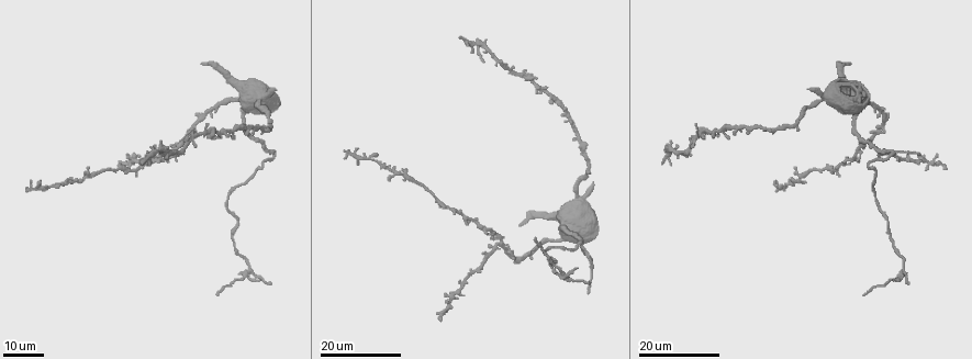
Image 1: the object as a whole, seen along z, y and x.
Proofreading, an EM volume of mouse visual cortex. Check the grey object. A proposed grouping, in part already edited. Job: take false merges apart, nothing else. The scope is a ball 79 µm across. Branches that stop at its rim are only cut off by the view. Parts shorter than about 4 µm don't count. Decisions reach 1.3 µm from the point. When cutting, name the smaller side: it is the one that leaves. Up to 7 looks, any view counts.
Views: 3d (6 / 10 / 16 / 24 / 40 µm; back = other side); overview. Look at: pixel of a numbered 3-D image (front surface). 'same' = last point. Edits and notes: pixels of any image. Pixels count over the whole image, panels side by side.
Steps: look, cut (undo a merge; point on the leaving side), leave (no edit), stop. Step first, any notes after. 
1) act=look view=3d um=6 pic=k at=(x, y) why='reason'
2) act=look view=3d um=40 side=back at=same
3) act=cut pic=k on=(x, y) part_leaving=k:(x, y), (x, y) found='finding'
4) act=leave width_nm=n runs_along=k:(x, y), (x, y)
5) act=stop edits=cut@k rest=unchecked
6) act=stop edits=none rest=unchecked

act=look view=3d um=16 pic=1 at=(263, 167)

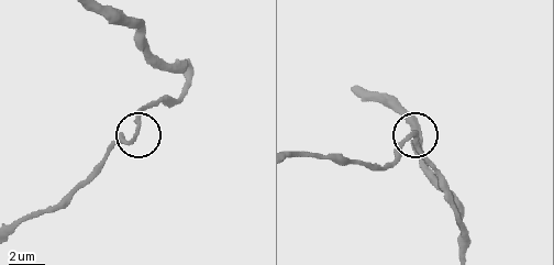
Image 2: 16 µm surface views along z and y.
act=look view=3d um=6 pic=2 at=(412, 133) why='closer look'

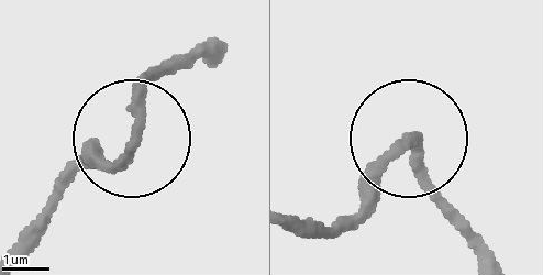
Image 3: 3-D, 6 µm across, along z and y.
act=look view=3d um=6 side=back pic=3 at=(128, 145) why='from behind'

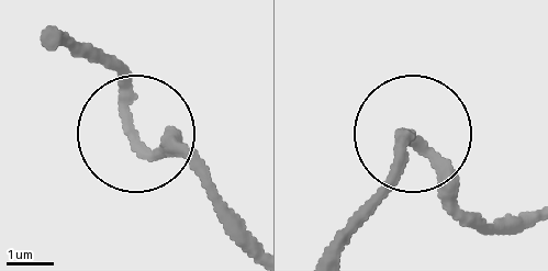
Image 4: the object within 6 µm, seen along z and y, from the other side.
act=leave found='all the same neuron'

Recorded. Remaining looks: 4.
act=look view=3d um=24 pic=1 at=(591, 265) why='three-way junction'

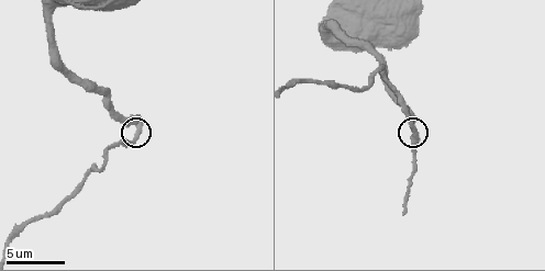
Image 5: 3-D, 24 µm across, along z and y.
act=look view=3d um=6 pic=5 at=(137, 127)

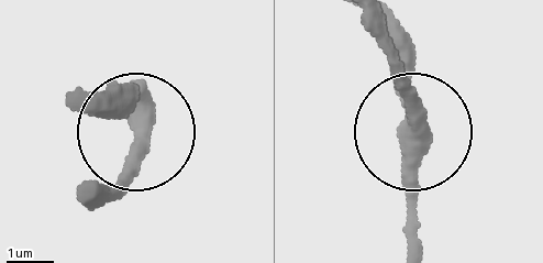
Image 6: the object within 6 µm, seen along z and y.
act=leave width_nm=370 runs_along=6:(81, 91), (136, 107), (140, 142), (117, 198) found='all the same neuron'

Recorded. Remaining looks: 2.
act=look view=3d um=16 pic=1 at=(894, 247) why='thick turns thin'

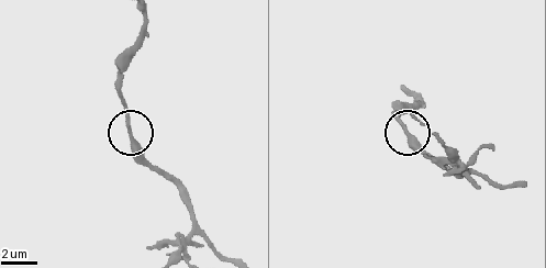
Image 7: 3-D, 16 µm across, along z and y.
act=look view=3d um=6 pic=7 at=(129, 129)

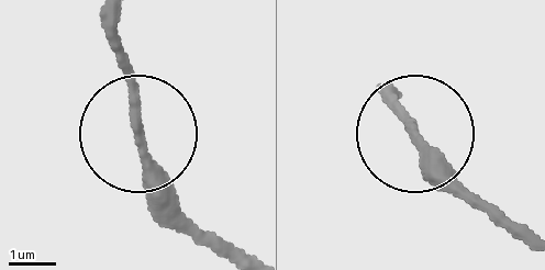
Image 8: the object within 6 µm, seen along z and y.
act=leave runs_along=8:(115, 17), (140, 170), (170, 213) found='one neuron here'

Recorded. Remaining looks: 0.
act=stop edits=none rest=unchecked

